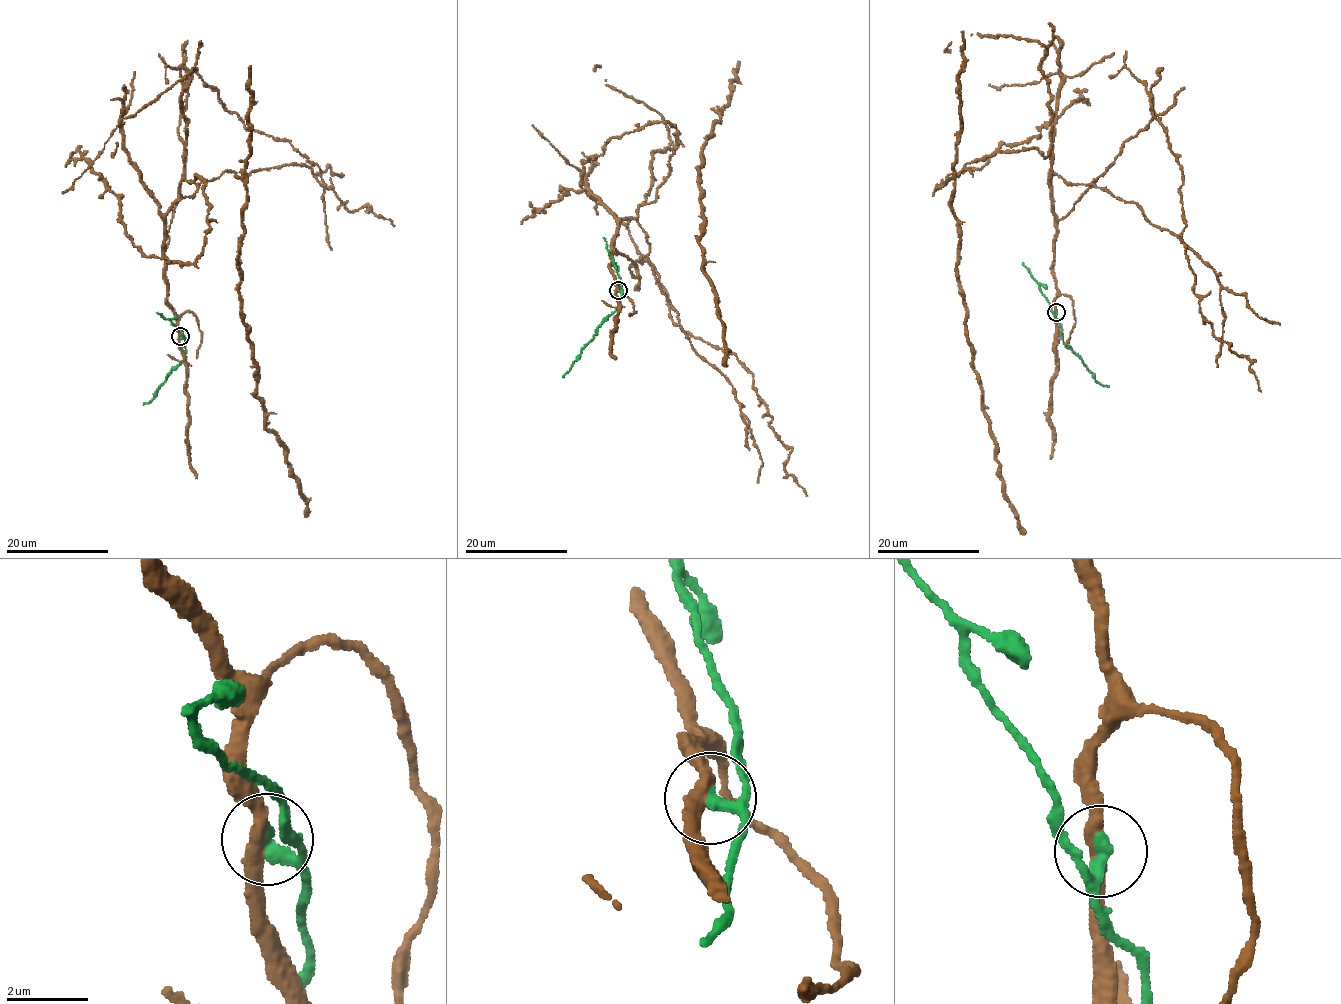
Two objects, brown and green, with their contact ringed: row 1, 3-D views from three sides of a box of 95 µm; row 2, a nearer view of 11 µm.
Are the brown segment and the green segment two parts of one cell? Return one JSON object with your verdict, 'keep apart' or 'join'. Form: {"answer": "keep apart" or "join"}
{"answer": "keep apart"}

